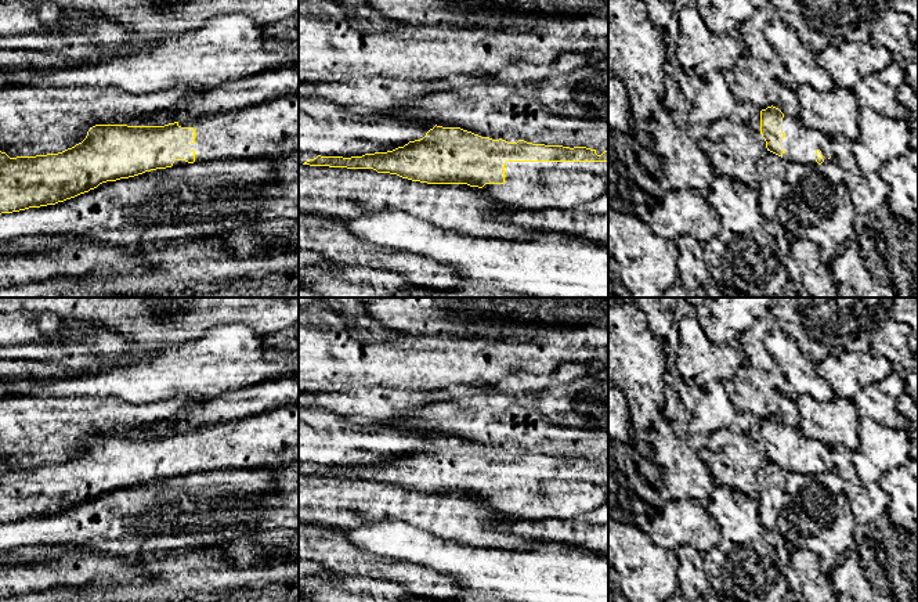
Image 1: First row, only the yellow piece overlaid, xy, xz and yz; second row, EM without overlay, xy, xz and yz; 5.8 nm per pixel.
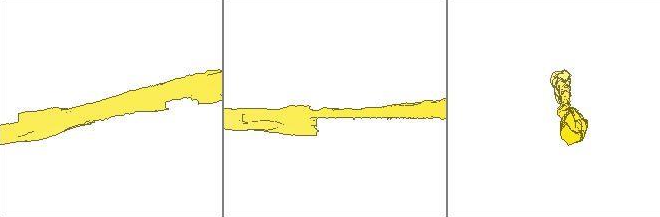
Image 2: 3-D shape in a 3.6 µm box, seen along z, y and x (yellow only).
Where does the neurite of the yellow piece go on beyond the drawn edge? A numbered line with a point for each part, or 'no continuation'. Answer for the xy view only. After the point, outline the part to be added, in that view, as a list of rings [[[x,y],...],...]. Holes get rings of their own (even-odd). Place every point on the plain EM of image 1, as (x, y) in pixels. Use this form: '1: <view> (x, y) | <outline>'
1: xy (271, 439) | [[[299,403],[178,436],[195,439],[195,472],[289,465],[299,461]]]

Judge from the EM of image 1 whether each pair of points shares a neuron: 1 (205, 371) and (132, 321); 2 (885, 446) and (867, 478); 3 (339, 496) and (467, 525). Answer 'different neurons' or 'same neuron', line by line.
1: different neurons
2: same neuron
3: same neuron

